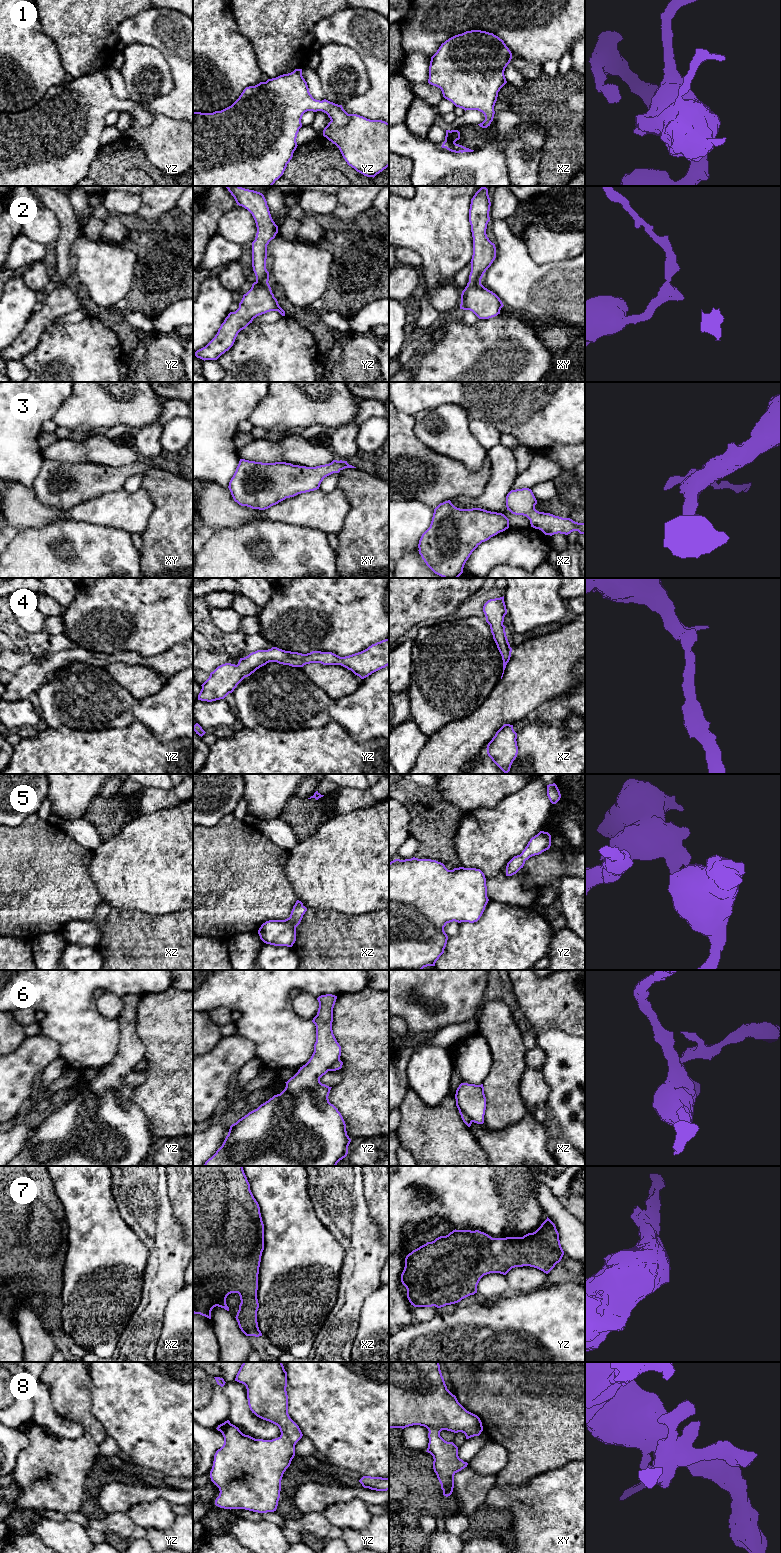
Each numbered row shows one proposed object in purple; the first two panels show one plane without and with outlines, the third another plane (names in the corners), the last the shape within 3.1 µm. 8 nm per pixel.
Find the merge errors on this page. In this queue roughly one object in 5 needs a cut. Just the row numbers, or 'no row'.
6

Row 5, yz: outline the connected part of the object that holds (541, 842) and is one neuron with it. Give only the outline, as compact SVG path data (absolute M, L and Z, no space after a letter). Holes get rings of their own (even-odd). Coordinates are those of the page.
M540 831L537 835L530 839L527 846L520 855L514 856L507 863L506 876L512 876L516 874L521 868L523 868L526 860L548 850L550 846L551 835L548 832Z

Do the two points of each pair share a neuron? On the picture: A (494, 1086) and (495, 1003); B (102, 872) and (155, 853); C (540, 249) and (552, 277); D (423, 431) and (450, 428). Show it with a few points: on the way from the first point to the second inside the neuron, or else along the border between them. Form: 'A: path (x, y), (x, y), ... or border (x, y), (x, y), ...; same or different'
A: path (501, 1065), (501, 1031), (497, 1024); same
B: path (115, 870), (136, 870), (142, 866); same
C: border (527, 249), (530, 257), (538, 263), (569, 258); different
D: path (430, 427), (439, 424), (443, 428); same

